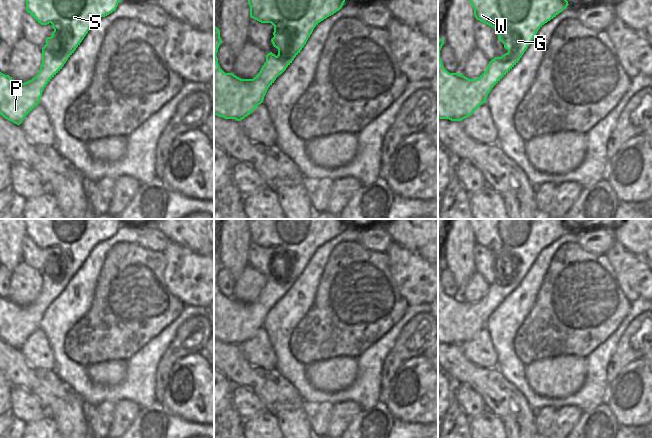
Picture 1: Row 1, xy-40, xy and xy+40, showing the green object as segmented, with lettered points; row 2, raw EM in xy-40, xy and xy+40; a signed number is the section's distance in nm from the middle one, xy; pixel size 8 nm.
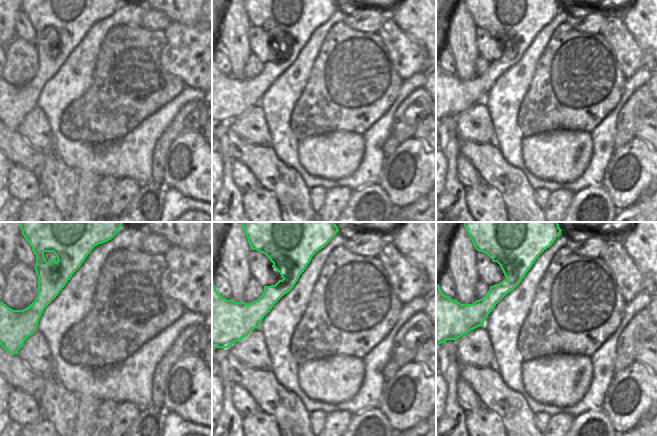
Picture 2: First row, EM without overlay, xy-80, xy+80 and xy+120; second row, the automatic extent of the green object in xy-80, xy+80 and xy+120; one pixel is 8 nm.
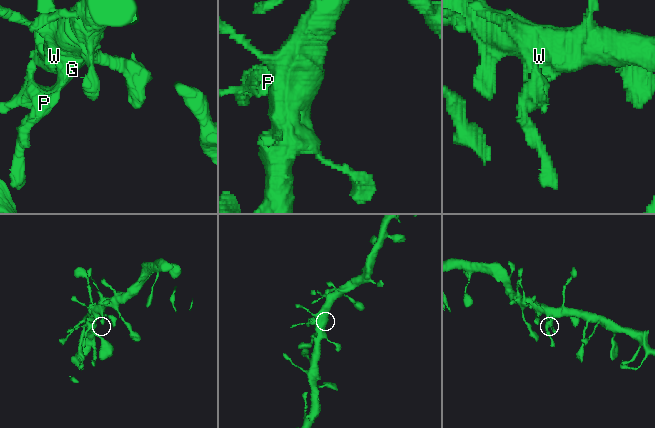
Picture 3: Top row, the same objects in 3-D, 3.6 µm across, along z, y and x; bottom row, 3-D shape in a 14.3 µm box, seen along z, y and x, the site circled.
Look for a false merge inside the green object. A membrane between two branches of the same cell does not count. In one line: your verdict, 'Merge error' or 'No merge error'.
No merge error

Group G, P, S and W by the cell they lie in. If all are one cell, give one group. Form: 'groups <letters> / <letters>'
groups G P S W

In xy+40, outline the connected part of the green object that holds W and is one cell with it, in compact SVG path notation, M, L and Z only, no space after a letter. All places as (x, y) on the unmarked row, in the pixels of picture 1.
M468 219L474 232L474 240L477 244L493 251L498 264L504 268L507 277L501 281L492 283L488 292L477 302L469 303L460 297L449 297L443 290L440 282L440 274L444 268L443 263L438 263L438 343L462 345L472 339L483 327L492 312L518 287L538 254L548 245L561 237L569 228L564 219Z

